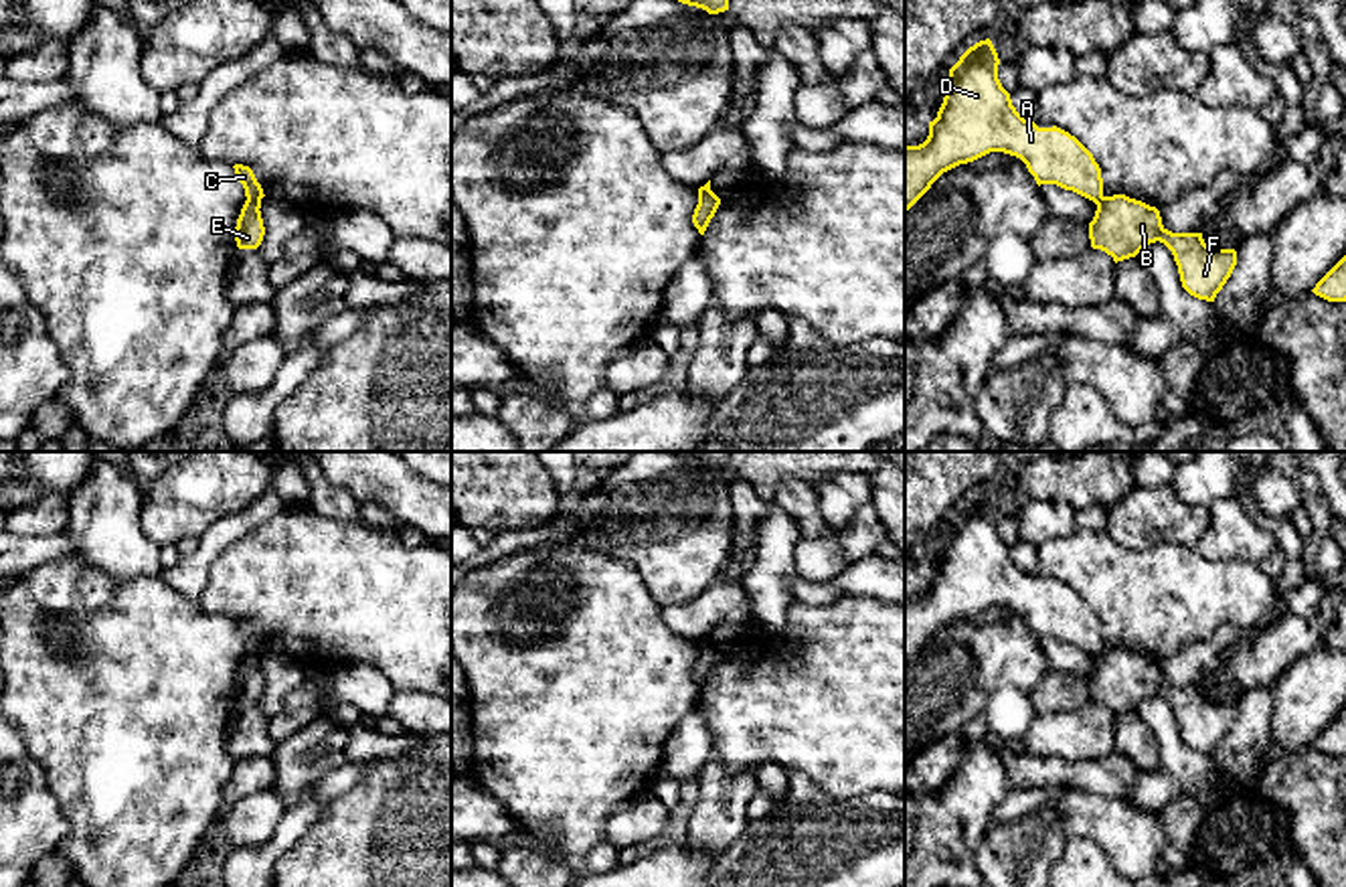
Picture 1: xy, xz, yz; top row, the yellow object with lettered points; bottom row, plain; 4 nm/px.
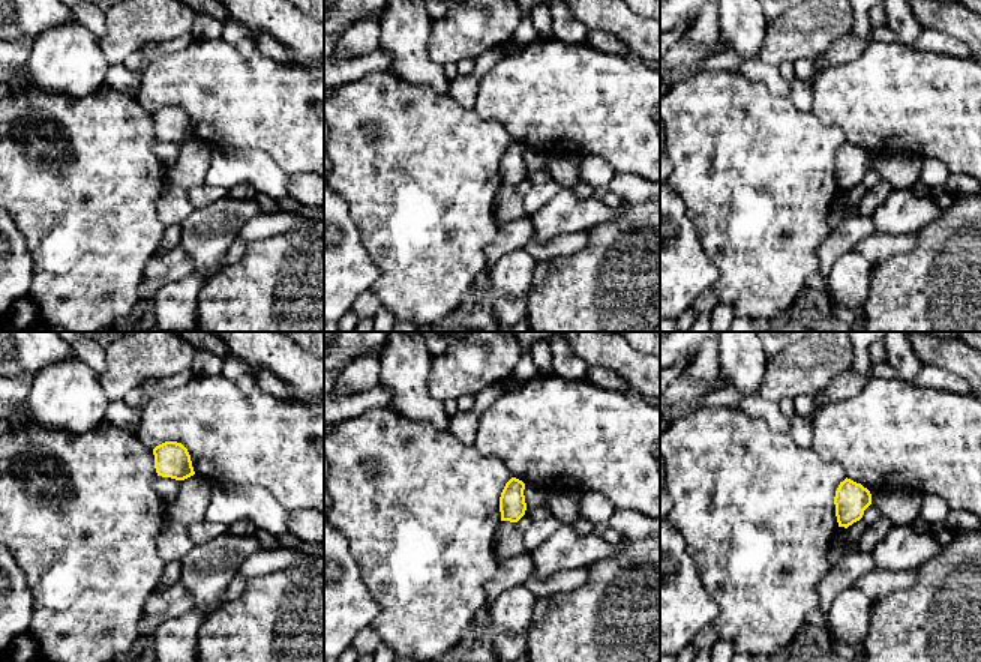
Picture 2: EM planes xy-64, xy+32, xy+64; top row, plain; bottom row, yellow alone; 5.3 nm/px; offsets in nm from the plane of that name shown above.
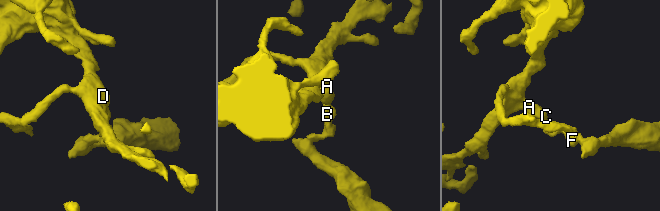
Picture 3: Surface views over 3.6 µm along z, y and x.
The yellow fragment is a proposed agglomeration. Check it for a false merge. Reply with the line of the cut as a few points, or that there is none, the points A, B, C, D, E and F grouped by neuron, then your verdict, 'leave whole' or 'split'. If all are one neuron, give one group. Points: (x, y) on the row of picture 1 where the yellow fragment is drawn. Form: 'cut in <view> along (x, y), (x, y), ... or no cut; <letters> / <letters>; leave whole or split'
cut in xy along (260, 197), (247, 201); A C D / B E F; split

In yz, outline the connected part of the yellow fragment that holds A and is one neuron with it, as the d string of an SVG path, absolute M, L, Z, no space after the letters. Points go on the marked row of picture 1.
M990 38L970 47L949 69L949 89L919 146L905 146L905 213L947 170L990 152L1020 158L1036 184L1057 184L1093 203L1103 198L1101 168L1069 132L1038 128L1012 105L998 79Z

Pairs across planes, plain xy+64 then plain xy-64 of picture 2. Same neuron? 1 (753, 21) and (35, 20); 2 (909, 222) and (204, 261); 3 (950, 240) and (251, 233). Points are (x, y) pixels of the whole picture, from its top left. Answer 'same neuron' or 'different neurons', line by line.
1: different neurons
2: same neuron
3: different neurons

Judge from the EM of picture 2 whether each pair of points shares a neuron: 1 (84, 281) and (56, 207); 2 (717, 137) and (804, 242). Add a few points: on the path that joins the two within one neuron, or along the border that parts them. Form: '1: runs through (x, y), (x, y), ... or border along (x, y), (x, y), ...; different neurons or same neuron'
1: runs through (84, 263), (84, 236), (74, 225); same neuron
2: runs through (743, 162), (758, 177), (759, 197), (779, 216); same neuron

